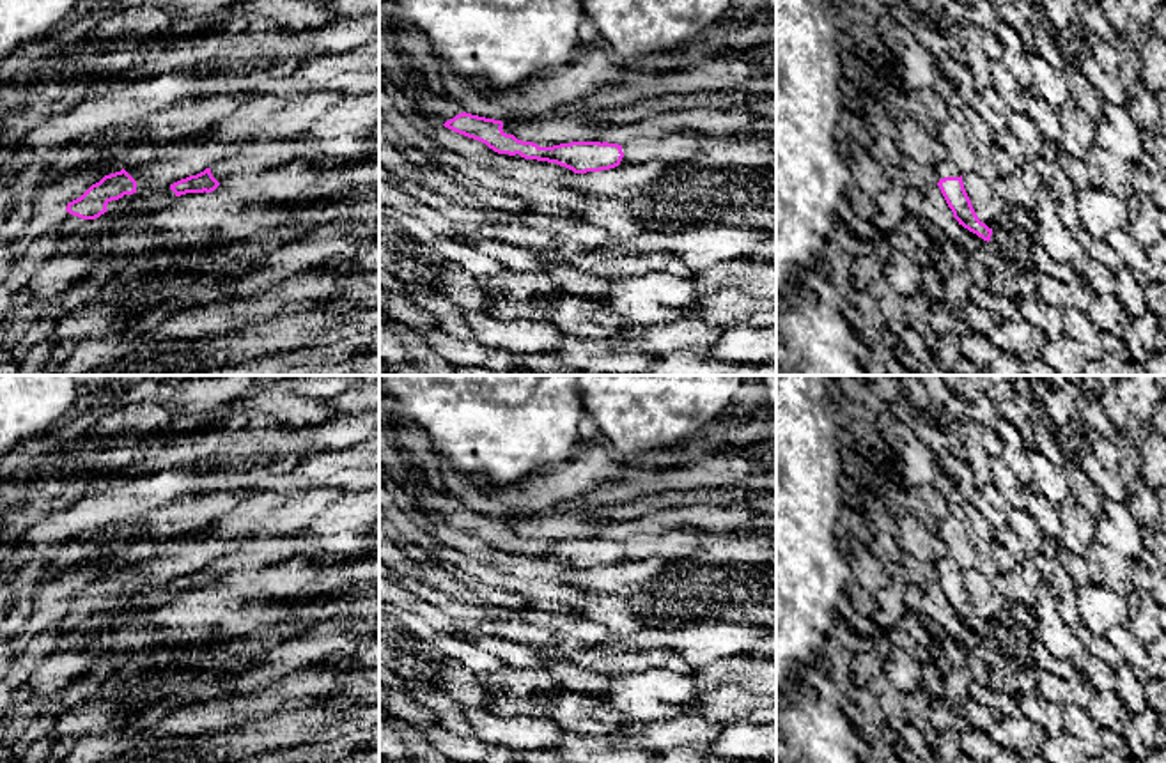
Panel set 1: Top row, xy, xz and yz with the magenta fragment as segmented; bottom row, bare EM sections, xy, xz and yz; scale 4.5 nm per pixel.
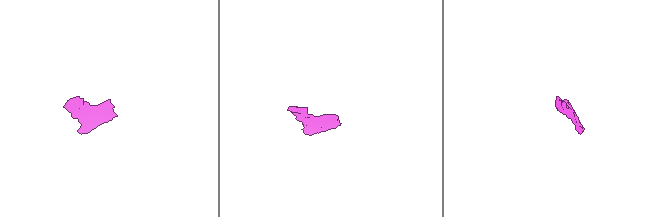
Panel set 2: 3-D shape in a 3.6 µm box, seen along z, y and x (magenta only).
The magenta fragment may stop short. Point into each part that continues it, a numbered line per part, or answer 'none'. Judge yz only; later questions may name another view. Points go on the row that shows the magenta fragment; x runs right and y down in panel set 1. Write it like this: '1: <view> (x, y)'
1: yz (945, 169)

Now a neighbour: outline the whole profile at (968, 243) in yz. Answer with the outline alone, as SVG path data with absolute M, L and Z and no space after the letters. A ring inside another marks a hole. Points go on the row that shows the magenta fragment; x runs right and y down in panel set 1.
M962 225L955 232L950 232L946 241L952 241L964 255L982 262L989 271L994 271L1003 257L982 237L969 232Z

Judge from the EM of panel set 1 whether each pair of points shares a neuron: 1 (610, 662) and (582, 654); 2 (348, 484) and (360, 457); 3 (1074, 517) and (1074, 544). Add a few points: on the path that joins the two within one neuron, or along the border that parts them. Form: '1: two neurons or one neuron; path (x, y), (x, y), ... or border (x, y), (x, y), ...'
1: one neuron; path (603, 661), (589, 657)
2: two neurons; border (360, 466), (355, 470)
3: one neuron; path (1074, 524), (1074, 537)

